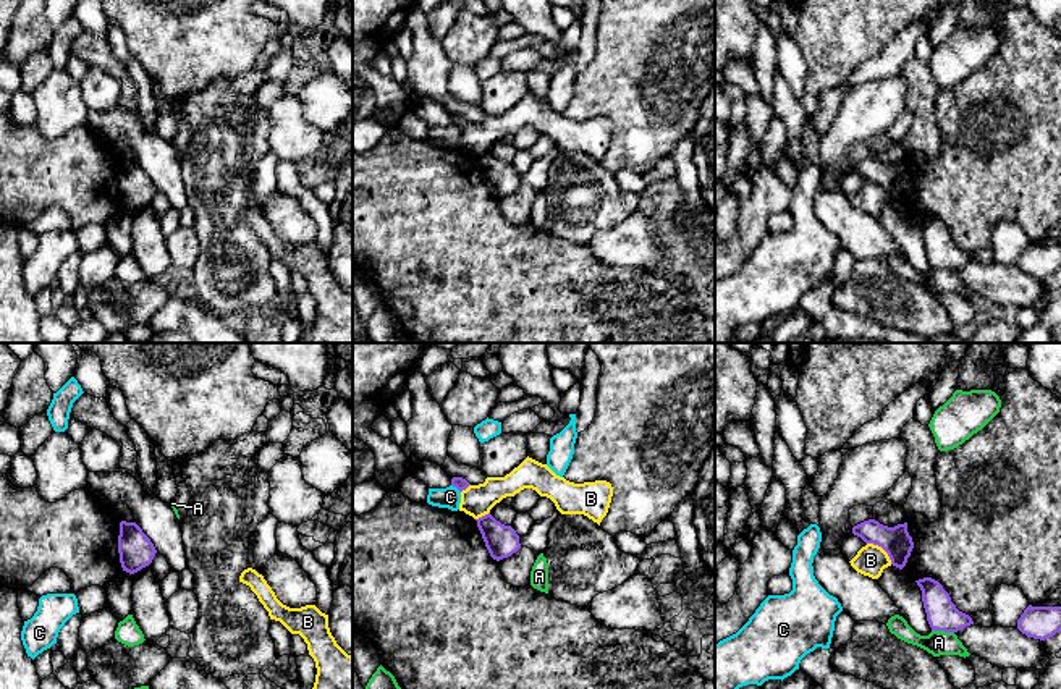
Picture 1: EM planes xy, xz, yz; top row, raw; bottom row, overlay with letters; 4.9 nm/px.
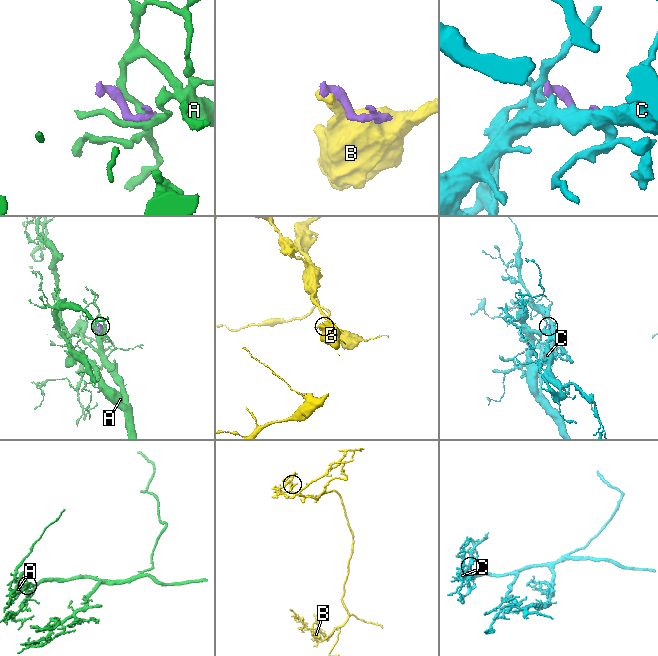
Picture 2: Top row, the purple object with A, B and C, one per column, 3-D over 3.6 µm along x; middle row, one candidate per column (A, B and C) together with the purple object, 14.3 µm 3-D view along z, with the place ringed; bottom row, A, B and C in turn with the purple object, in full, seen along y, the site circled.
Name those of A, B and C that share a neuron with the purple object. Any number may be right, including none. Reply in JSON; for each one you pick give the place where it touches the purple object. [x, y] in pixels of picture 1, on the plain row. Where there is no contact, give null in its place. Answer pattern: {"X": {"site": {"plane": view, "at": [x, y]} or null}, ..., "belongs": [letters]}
{"C": {"site": {"plane": "xz", "at": [456, 125]}}, "belongs": ["C"]}

